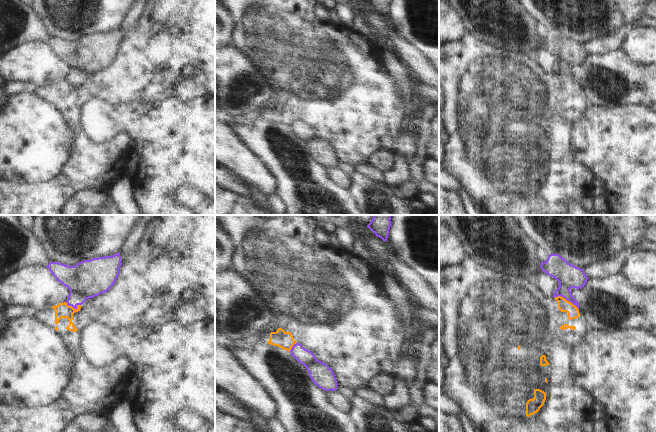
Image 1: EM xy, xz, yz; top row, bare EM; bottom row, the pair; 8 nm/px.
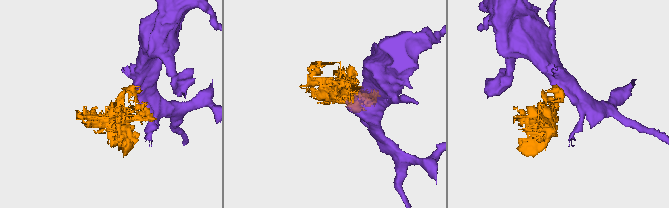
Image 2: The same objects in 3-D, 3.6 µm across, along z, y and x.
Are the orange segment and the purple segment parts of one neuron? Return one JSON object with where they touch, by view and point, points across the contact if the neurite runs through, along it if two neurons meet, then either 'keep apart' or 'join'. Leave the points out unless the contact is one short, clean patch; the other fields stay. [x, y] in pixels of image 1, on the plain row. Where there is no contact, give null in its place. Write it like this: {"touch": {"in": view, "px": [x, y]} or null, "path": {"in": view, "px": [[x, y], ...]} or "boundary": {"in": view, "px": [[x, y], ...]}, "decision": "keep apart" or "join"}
{"touch": {"in": "yz", "px": [565, 75]}, "boundary": {"in": "yz", "px": [[554, 73], [564, 73], [578, 84]]}, "decision": "keep apart"}

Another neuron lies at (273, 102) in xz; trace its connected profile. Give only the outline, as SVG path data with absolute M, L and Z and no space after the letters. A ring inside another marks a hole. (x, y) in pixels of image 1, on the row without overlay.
M273 97L267 101L265 101L258 110L250 112L245 114L245 120L246 121L253 121L255 120L258 116L260 116L260 113L266 109L271 109L271 108L276 108L278 105L278 100L276 97Z

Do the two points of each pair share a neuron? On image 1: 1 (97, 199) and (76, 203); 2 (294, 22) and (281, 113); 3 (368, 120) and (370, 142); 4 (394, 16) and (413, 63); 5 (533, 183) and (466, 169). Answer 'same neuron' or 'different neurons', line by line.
1: same neuron
2: same neuron
3: same neuron
4: different neurons
5: same neuron

